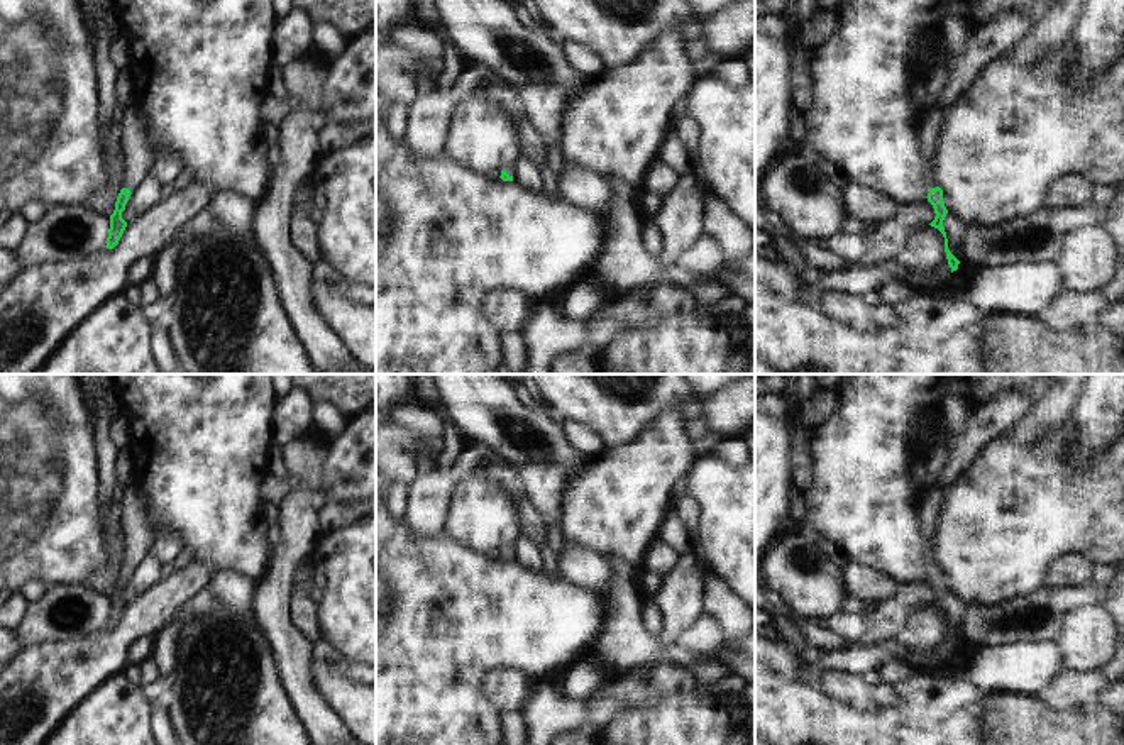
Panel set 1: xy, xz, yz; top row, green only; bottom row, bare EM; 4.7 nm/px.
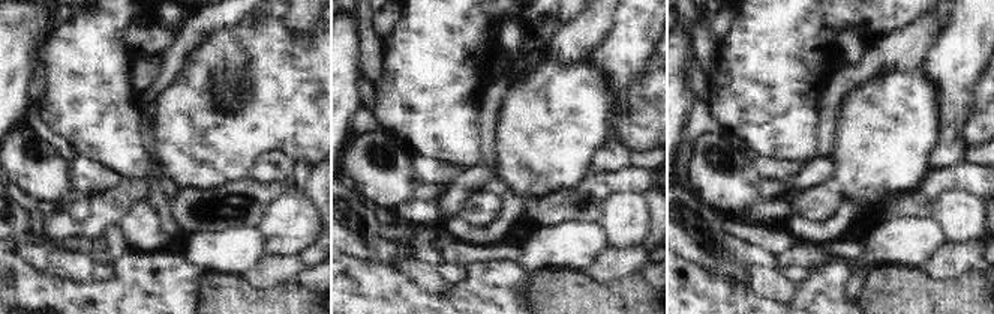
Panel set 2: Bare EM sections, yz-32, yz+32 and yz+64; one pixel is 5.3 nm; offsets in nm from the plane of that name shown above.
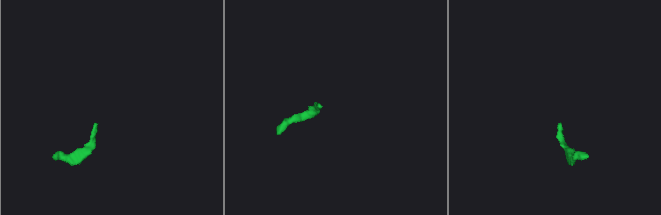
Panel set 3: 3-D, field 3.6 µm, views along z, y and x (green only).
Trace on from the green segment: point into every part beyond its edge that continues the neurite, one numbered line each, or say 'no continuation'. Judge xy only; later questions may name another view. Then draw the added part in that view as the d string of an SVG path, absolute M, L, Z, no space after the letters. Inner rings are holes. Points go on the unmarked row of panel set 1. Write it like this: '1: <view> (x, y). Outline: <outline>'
1: xy (132, 513). Outline: M134 483L122 493L118 523L124 535L124 567L134 569L154 544L147 520L147 499Z

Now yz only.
1: yz (931, 502). Outline: M938 486L924 491L921 499L923 508L923 535L926 538L926 562L928 567L936 567L936 540L938 540L938 525L939 525L939 511L943 506L945 493L948 488Z

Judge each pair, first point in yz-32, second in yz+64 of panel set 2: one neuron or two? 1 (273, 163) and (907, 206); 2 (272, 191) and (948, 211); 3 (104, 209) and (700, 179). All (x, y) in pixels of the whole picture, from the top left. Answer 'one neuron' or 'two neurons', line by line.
1: two neurons
2: two neurons
3: two neurons

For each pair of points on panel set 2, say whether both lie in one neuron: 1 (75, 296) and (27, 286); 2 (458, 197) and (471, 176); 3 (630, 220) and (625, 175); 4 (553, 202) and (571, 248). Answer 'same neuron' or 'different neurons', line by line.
1: same neuron
2: same neuron
3: different neurons
4: different neurons

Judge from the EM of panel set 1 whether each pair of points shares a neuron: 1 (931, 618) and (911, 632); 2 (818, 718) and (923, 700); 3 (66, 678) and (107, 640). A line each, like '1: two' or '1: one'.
1: one
2: one
3: one

